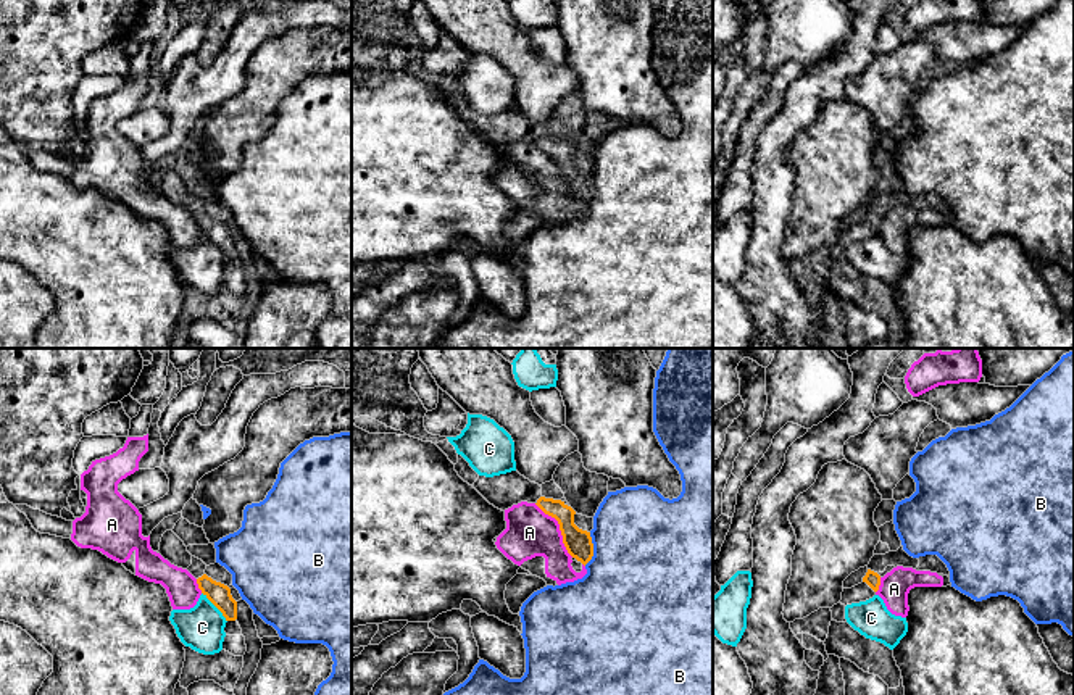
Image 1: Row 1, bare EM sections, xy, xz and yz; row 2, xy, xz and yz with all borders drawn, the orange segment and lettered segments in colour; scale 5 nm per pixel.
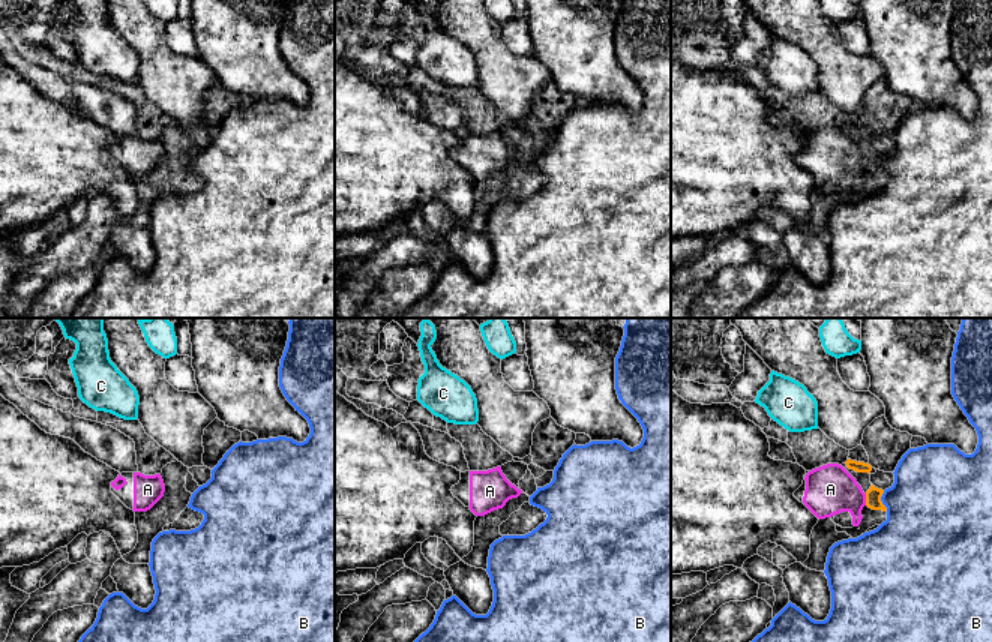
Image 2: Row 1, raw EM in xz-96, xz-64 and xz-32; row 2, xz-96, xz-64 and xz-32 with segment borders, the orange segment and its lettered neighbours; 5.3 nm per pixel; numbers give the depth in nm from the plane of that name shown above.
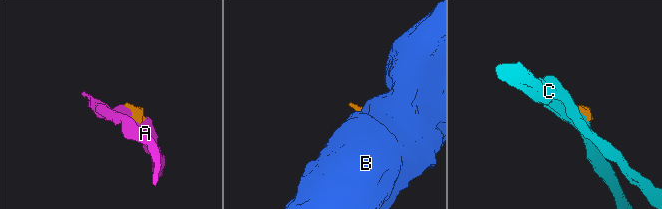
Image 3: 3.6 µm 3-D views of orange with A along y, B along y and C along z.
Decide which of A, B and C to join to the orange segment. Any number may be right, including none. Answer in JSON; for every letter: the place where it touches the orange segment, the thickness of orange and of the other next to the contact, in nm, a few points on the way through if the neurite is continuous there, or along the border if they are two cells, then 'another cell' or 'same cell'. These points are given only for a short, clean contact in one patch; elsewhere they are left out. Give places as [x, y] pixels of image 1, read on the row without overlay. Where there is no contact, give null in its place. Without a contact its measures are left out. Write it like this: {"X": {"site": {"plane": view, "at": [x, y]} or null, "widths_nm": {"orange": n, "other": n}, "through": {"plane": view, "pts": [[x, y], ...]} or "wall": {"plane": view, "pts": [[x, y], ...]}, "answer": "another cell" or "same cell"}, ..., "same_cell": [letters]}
{"A": {"site": {"plane": "xz", "at": [560, 166]}, "widths_nm": {"orange": 140, "other": 240}, "wall": {"plane": "xz", "pts": [[534, 142], [557, 160], [561, 181], [573, 195]]}, "answer": "another cell"}, "B": {"site": {"plane": "xz", "at": [592, 187]}, "widths_nm": {"orange": 140, "other": 500}, "wall": {"plane": "xz", "pts": [[591, 171], [592, 195], [584, 203]]}, "answer": "another cell"}, "C": {"site": {"plane": "xy", "at": [215, 244]}, "widths_nm": {"orange": 110, "other": 220}, "wall": {"plane": "xy", "pts": [[202, 231], [226, 260]]}, "answer": "another cell"}, "same_cell": []}

